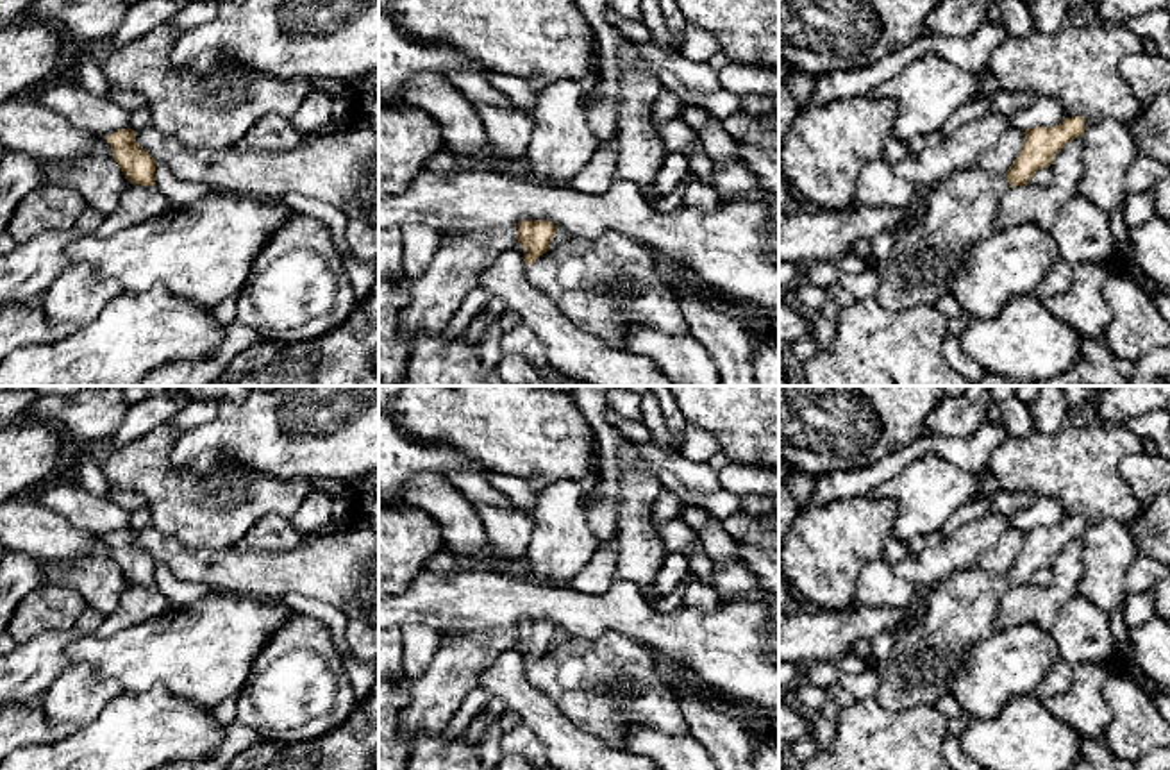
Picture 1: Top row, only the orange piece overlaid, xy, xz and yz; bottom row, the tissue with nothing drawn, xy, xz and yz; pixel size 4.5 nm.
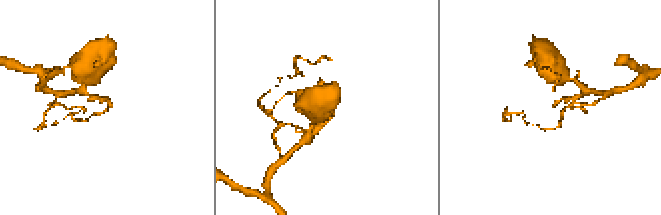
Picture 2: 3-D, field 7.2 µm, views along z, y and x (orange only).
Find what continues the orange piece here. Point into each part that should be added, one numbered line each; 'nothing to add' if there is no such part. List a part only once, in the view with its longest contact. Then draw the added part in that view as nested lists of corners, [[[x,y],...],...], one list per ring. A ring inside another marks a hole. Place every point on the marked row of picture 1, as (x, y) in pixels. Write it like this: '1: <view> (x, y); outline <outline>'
1: yz (961, 209); outline [[[977,163],[943,179],[923,193],[922,216],[909,222],[898,234],[888,263],[877,272],[875,300],[891,313],[918,305],[934,305],[949,295],[949,286],[961,255],[979,239],[995,232],[1000,202],[1011,191],[1006,175],[982,170]]]

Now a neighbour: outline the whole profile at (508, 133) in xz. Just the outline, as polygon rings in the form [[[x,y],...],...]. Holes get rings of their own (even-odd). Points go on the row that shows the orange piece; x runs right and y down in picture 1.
[[[475,104],[484,125],[488,150],[522,166],[527,159],[532,121],[525,111],[509,111],[489,104]]]

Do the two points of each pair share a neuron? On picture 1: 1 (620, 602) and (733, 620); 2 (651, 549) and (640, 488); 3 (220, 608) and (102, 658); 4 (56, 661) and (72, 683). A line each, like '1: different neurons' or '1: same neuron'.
1: same neuron
2: same neuron
3: same neuron
4: different neurons

